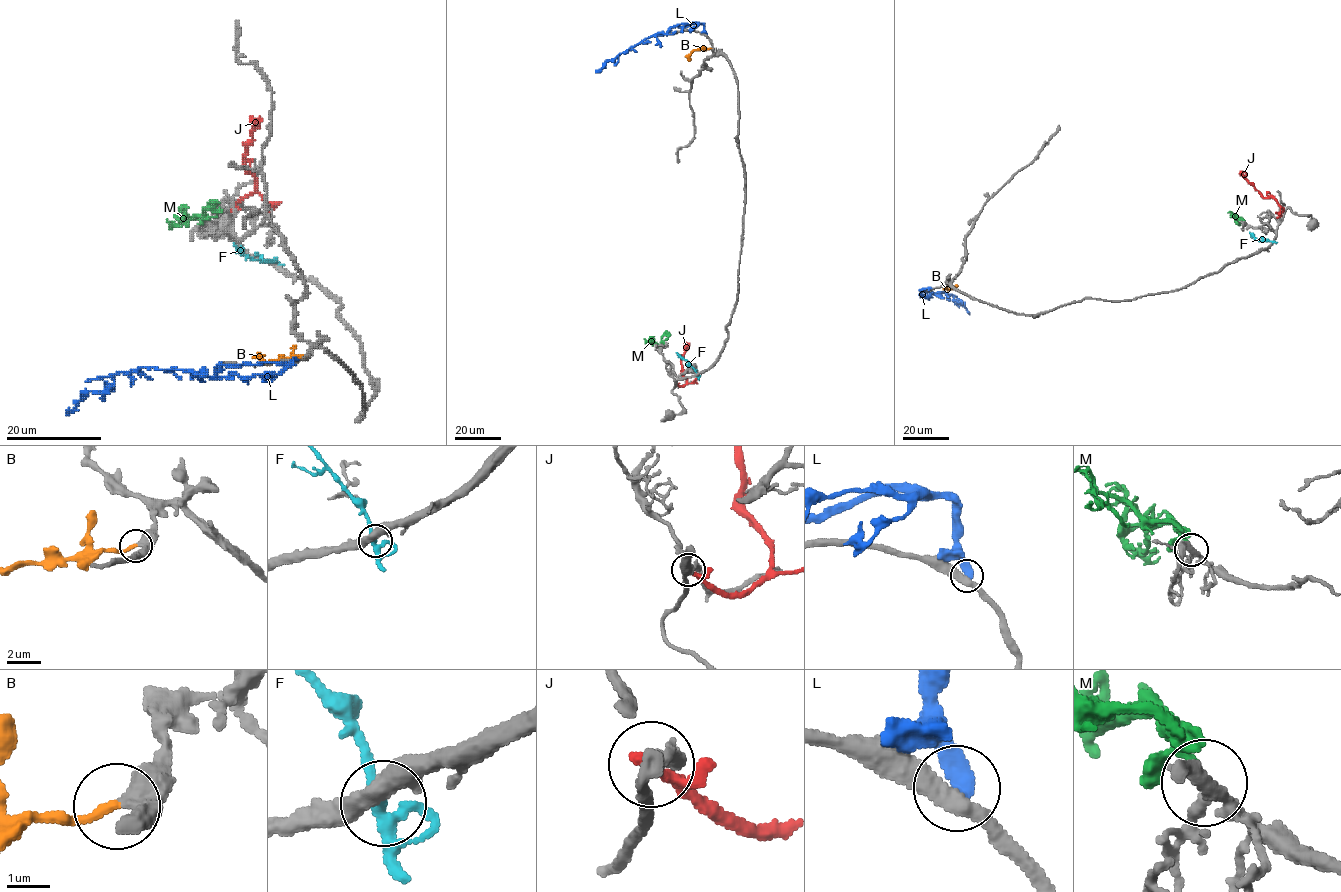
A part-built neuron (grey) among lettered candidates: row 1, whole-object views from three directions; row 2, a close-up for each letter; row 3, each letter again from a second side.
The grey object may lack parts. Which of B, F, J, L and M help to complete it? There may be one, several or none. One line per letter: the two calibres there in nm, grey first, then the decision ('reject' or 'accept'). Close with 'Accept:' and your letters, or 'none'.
B: calibres 400 and 200 nm; accept
F: calibres 360 and 240 nm; reject
J: calibres 360 and 280 nm; reject
L: calibres 360 and 380 nm; reject
M: calibres 320 and 160 nm; reject
Accept: B

